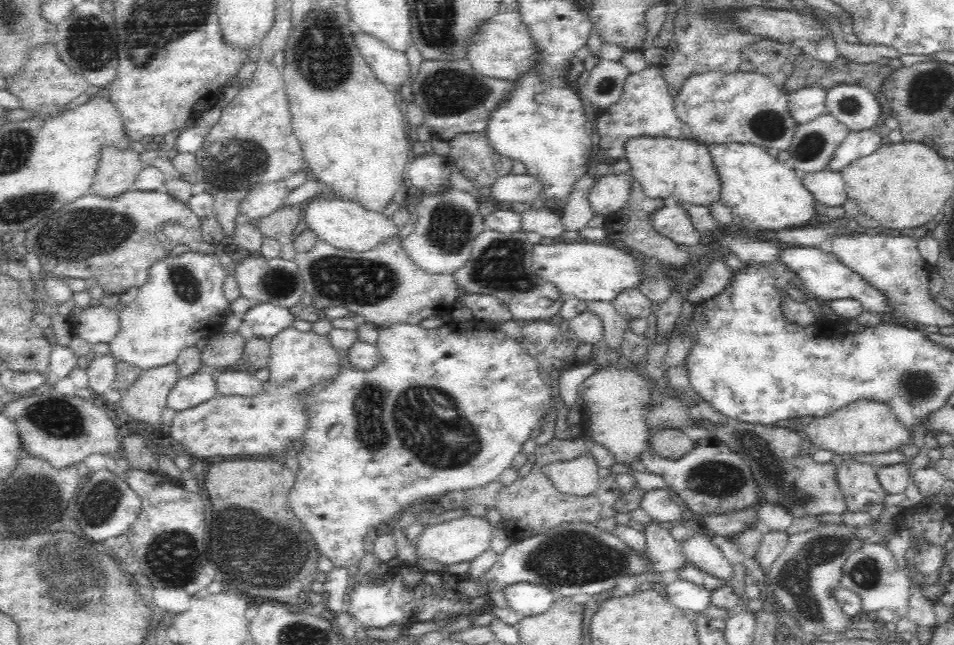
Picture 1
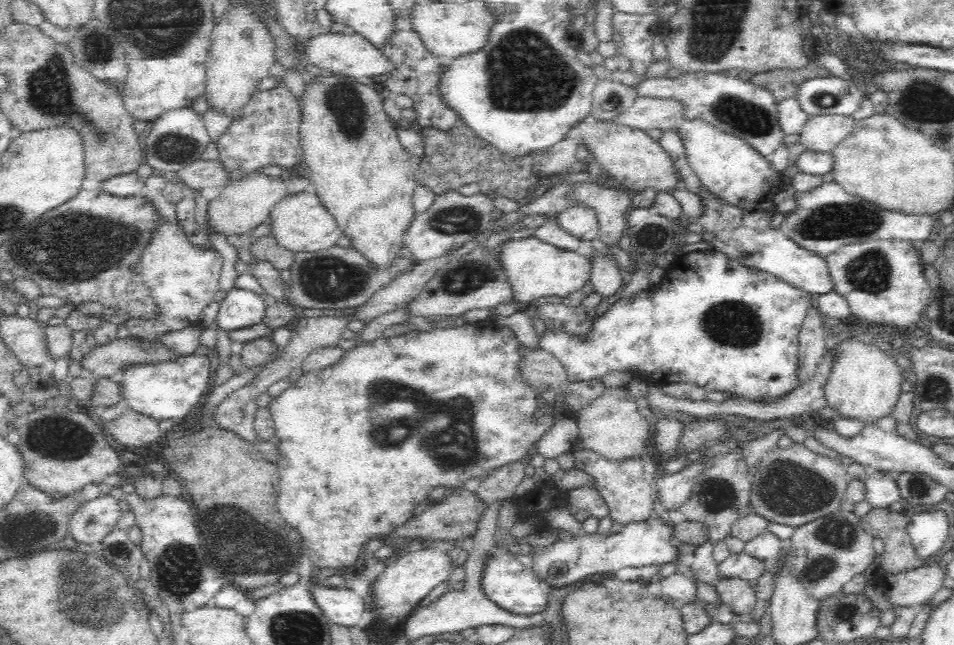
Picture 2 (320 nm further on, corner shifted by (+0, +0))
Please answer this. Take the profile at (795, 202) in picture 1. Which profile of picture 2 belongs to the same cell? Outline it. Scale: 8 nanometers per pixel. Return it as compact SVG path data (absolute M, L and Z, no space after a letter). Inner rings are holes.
M684 120L676 129L684 139L687 161L699 184L720 202L754 211L757 204L776 192L776 188L780 190L784 181L782 171L775 170L769 158L756 152L745 140L726 134L703 120Z

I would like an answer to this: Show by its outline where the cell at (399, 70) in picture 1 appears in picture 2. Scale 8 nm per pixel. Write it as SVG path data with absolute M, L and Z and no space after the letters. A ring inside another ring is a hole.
M331 31L320 33L320 36L313 36L304 44L300 56L303 54L308 58L310 65L334 71L336 74L348 75L353 79L368 80L371 76L389 76L392 72L396 72L396 63L390 61L380 47L373 46L361 34Z

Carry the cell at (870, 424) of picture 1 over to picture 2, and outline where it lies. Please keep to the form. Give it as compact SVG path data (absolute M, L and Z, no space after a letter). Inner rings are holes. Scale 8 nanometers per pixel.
M844 340L836 346L836 353L838 362L823 387L826 405L834 408L839 418L857 420L864 427L892 414L902 394L902 384L909 380L902 376L895 359L885 356L879 347L868 340L864 343Z

